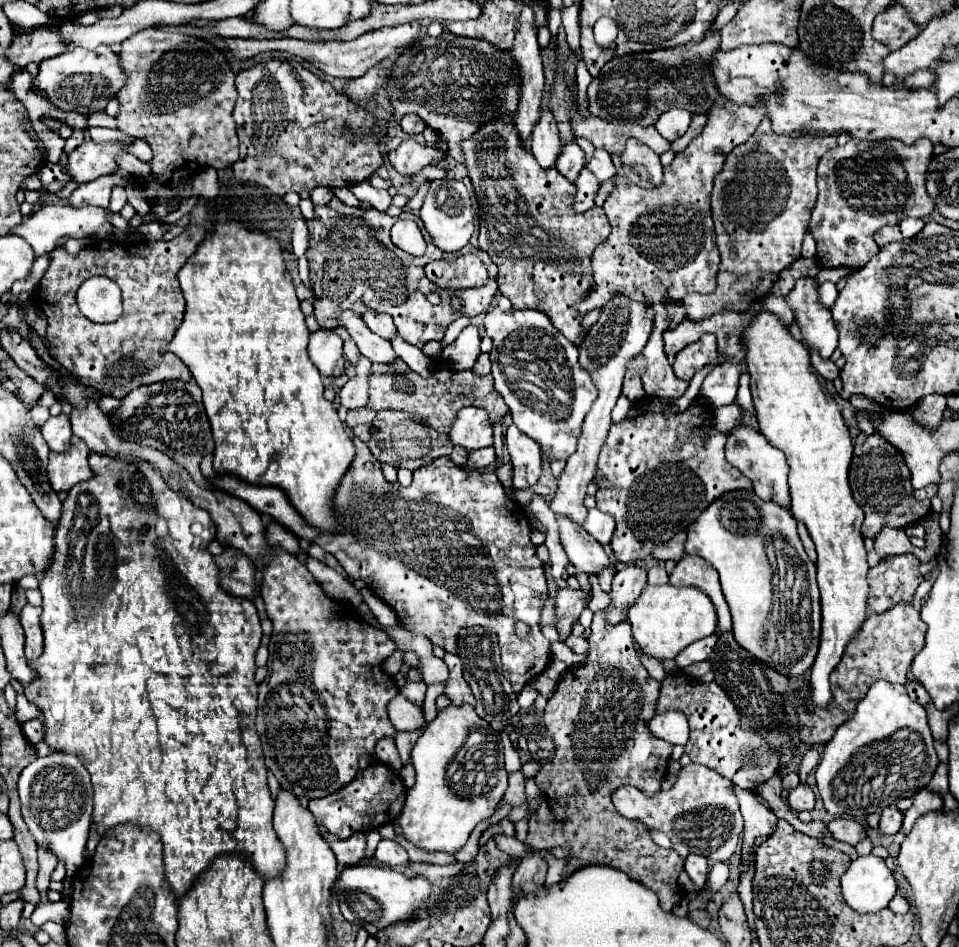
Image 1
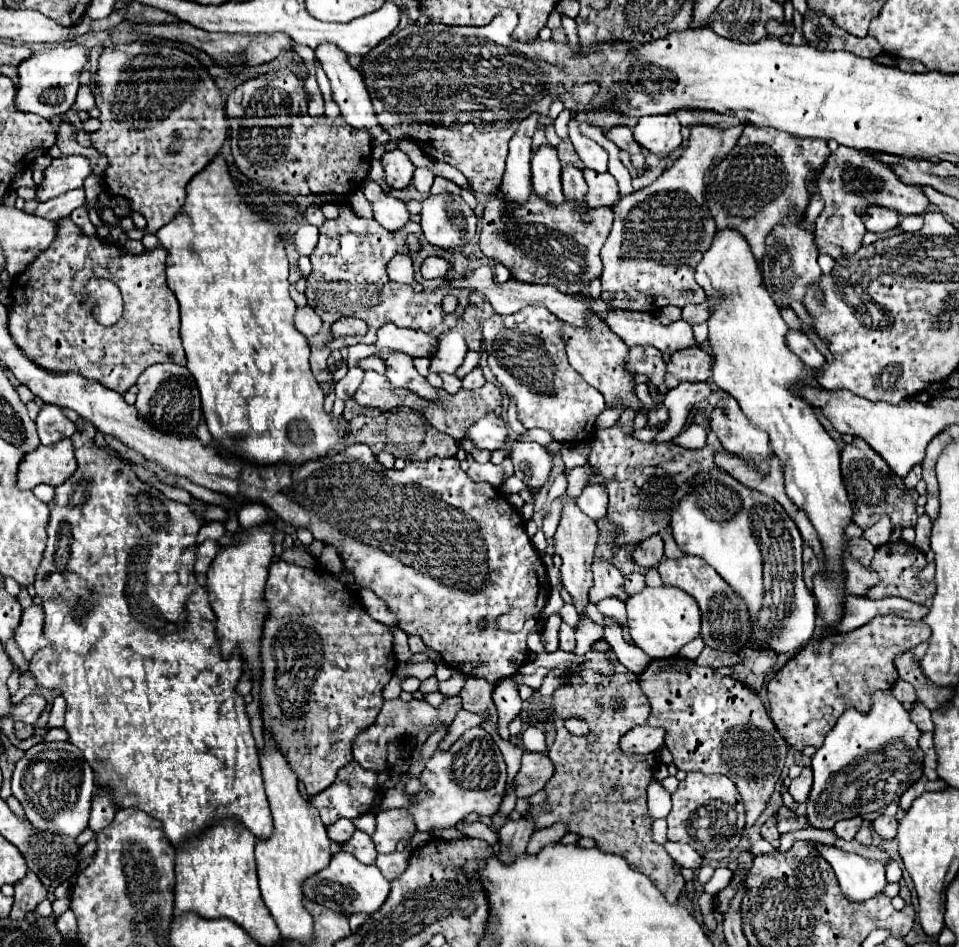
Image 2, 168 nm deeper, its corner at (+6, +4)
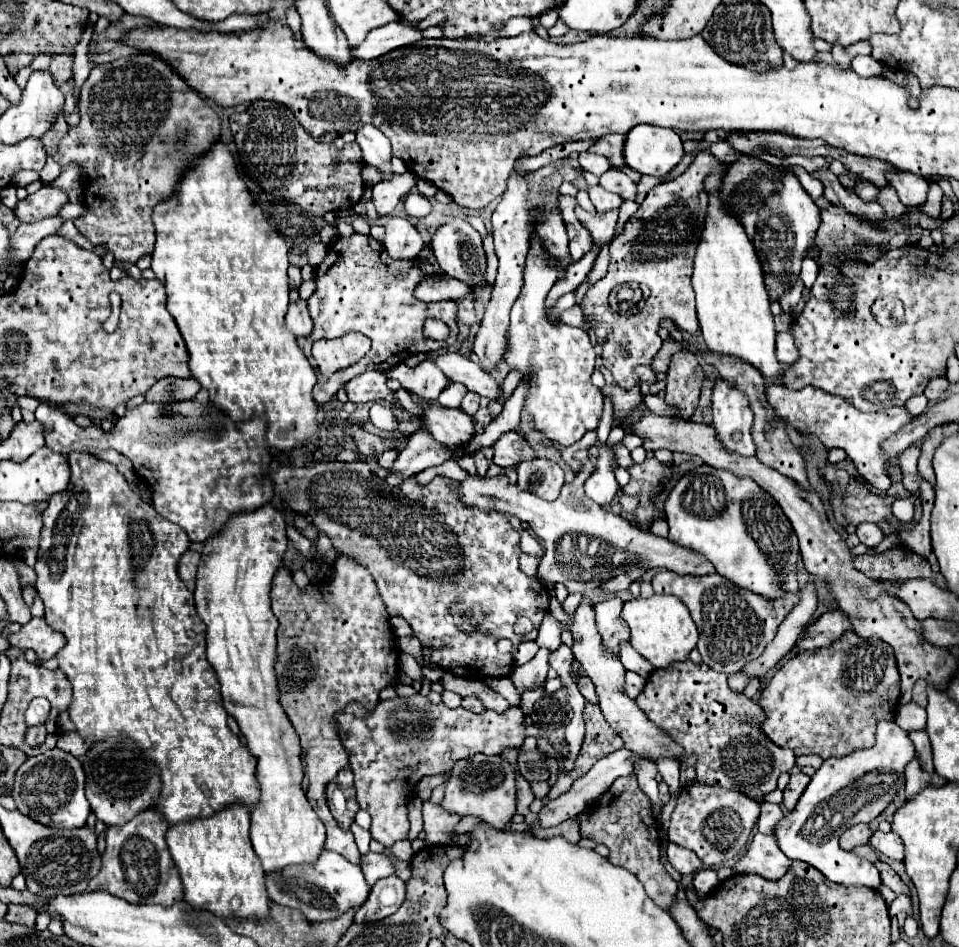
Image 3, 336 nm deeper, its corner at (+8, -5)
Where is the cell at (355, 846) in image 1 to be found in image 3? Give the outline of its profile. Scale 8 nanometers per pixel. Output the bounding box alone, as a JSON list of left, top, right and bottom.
[361,851,395,885]

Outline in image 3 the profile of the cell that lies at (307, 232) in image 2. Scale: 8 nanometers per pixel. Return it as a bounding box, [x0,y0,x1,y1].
[307,243,327,267]

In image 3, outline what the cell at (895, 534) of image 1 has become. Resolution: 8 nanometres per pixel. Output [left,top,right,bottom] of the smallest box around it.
[857,523,885,547]

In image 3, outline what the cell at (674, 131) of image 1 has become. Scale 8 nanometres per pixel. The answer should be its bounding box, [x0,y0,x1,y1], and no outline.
[625,125,685,175]

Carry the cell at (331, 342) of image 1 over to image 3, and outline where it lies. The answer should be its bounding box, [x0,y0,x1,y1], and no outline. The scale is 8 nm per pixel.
[285,299,313,335]

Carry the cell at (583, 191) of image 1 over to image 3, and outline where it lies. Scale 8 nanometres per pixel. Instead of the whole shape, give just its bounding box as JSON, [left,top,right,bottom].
[589,185,621,213]

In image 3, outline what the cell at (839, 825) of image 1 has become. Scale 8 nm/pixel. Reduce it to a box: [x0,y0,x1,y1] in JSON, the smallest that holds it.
[839,823,873,849]

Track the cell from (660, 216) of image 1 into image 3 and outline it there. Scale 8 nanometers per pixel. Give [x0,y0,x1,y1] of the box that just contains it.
[581,149,727,389]

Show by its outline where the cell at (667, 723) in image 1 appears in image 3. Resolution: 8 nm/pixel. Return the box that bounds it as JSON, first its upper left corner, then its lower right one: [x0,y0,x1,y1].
[537,747,643,827]

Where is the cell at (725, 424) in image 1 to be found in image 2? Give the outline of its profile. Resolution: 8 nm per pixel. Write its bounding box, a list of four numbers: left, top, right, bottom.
[671,424,707,448]

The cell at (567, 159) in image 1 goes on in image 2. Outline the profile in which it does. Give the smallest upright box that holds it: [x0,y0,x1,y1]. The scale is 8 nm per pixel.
[561,166,587,206]

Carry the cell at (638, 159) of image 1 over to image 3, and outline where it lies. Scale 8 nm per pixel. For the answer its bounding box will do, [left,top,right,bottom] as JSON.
[589,133,625,169]

